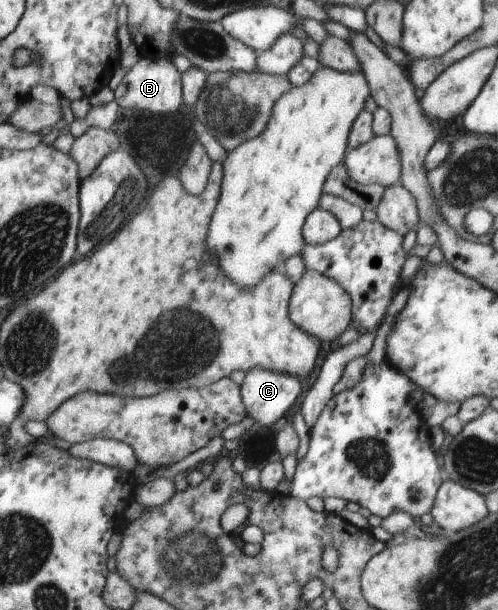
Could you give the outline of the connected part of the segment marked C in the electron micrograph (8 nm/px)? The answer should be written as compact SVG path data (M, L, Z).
M261 367L249 369L240 386L240 395L246 408L246 414L256 420L256 427L266 427L274 424L279 418L284 420L285 414L301 396L302 380L289 373L270 371Z

